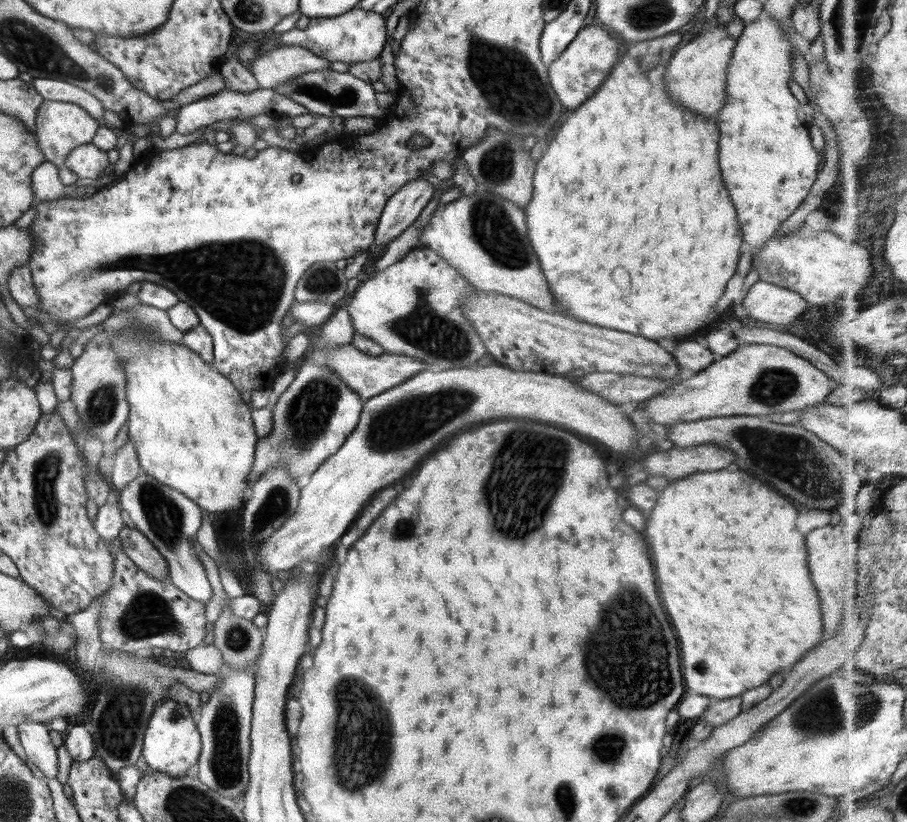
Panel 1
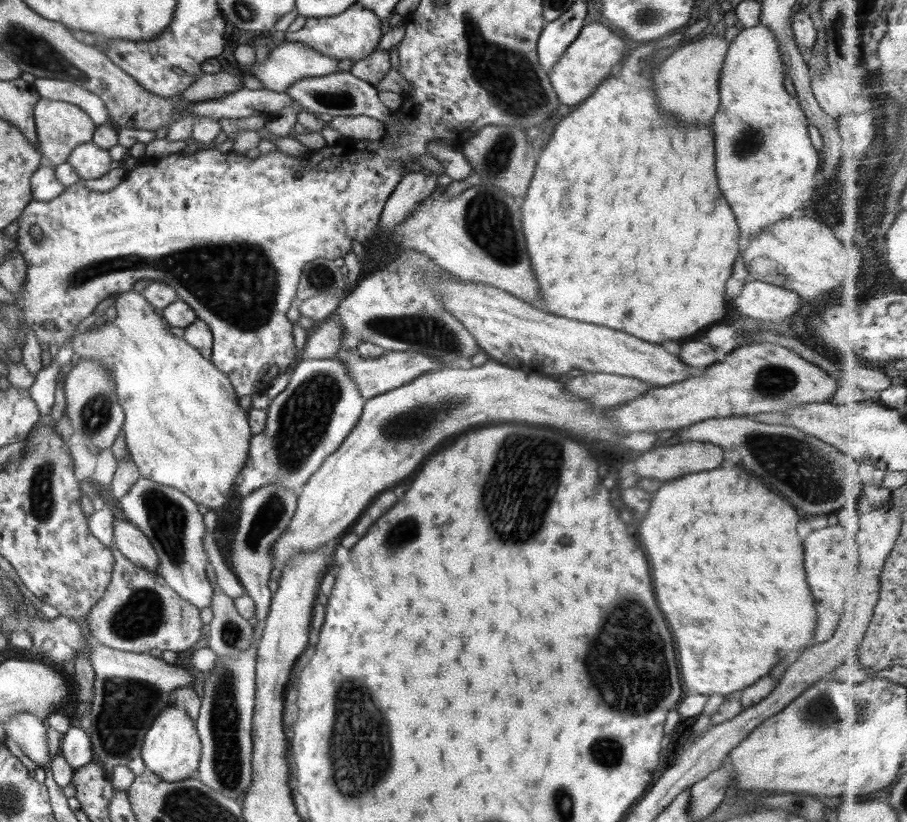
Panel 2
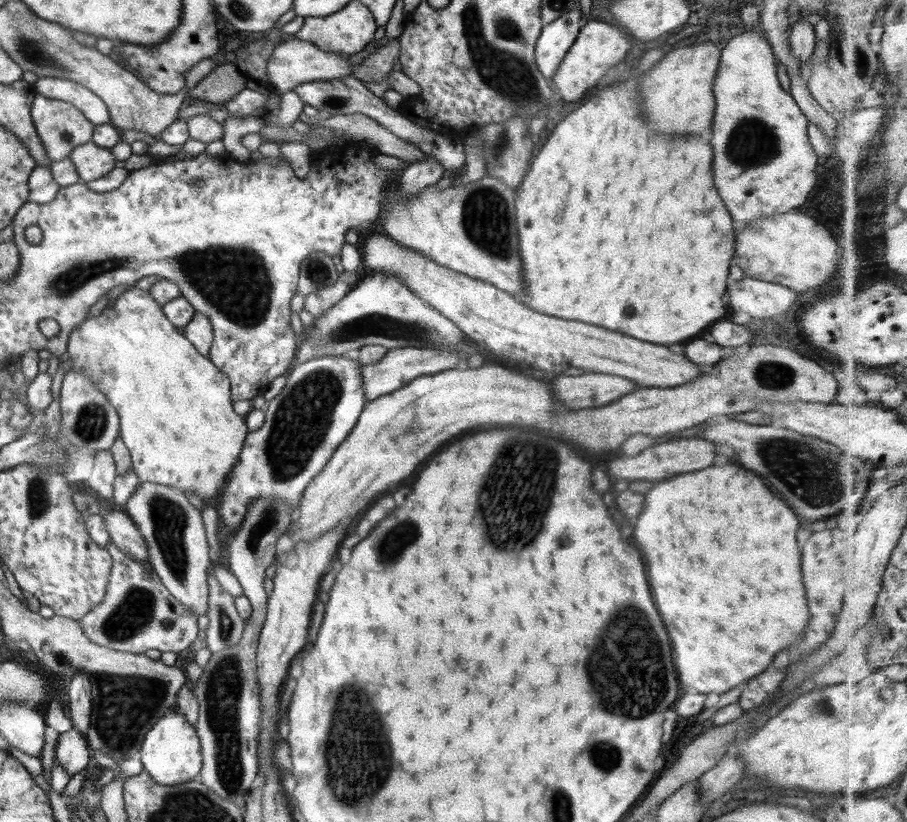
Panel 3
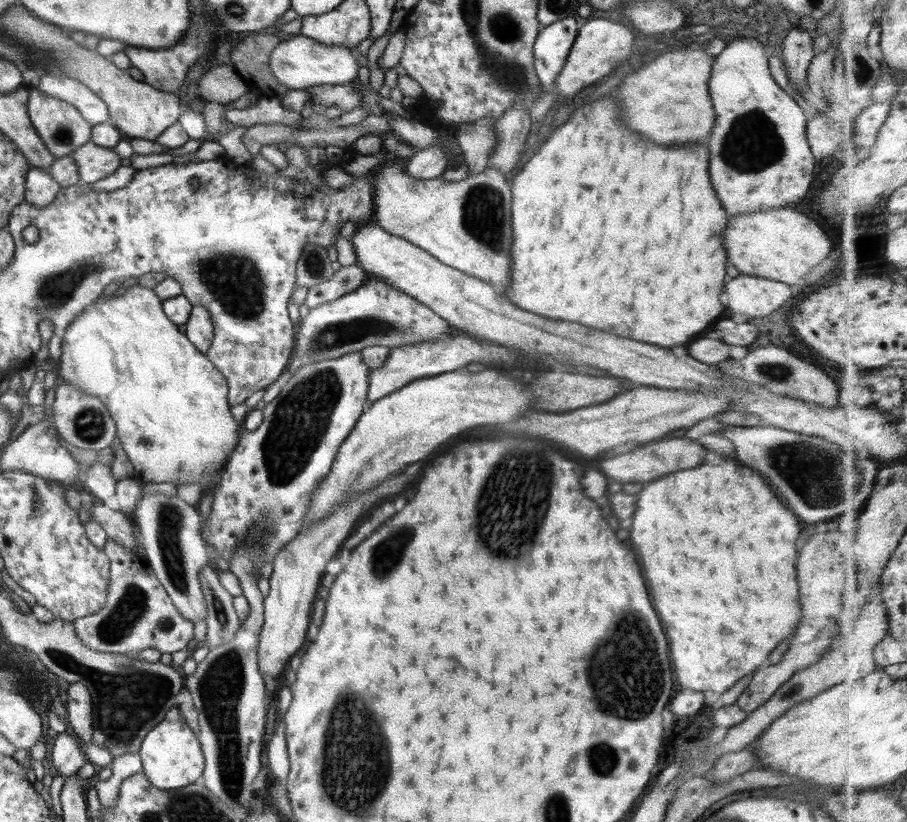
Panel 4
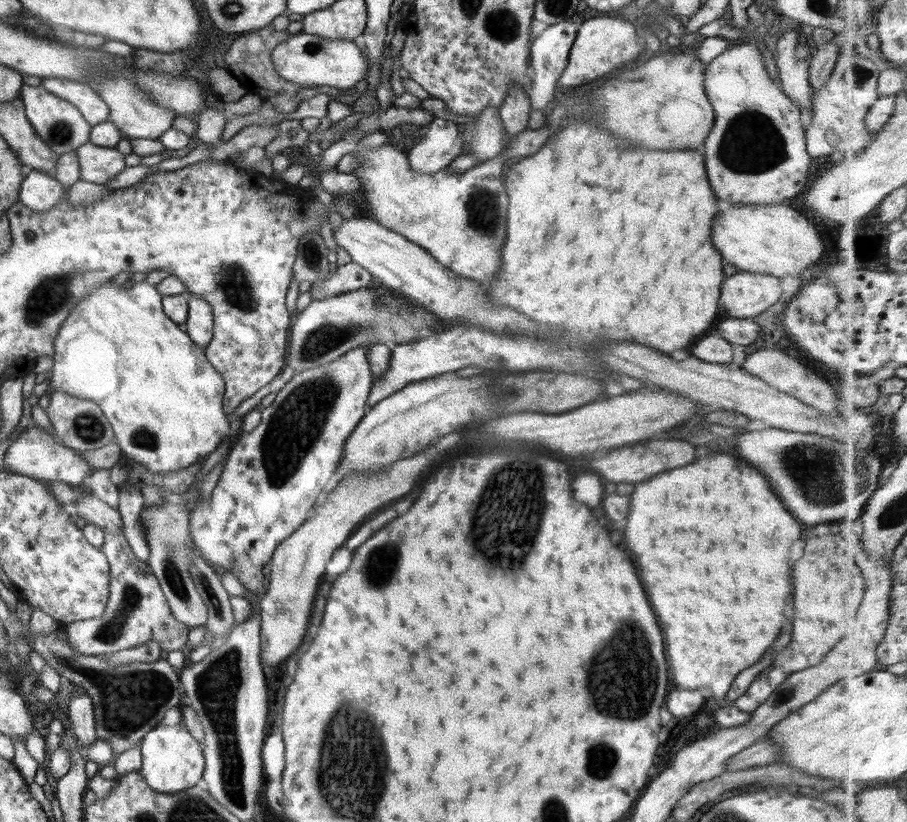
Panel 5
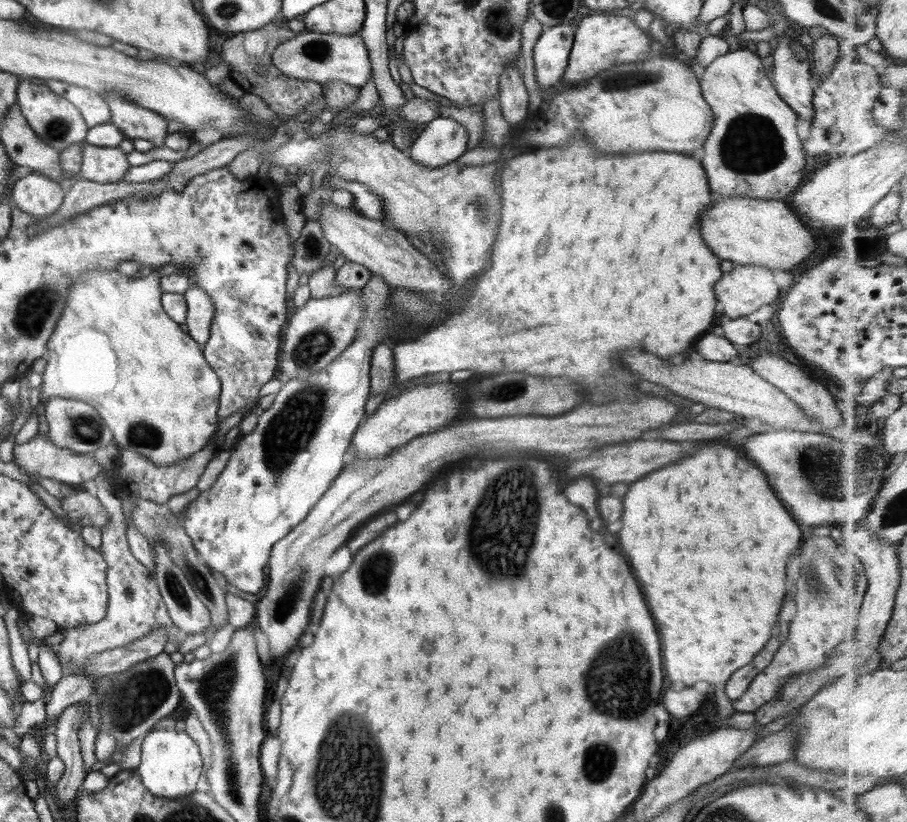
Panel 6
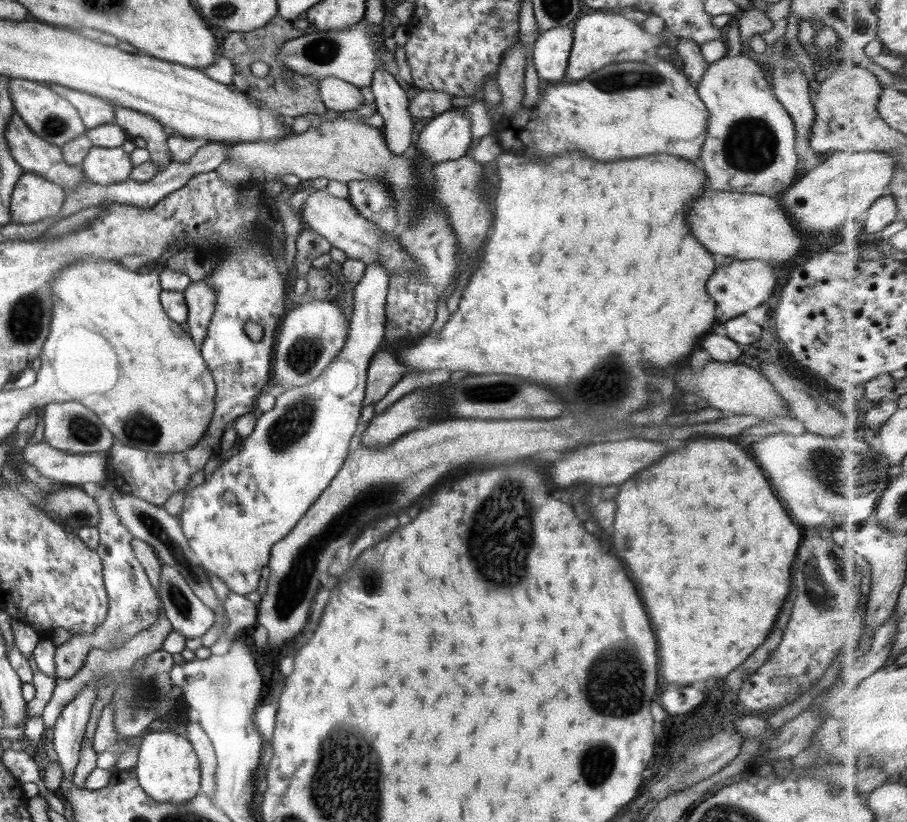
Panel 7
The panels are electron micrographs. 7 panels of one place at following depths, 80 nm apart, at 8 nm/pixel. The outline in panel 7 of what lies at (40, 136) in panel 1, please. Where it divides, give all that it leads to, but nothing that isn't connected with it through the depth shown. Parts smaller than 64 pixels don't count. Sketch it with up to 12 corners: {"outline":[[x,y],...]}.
{"outline":[[10,77],[26,126],[64,146],[87,132],[77,108],[47,84]]}

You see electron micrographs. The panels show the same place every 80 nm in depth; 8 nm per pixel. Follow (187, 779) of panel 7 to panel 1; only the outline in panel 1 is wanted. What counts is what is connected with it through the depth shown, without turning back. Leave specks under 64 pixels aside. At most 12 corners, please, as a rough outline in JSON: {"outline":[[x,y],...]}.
{"outline":[[187,704],[153,710],[141,752],[149,770],[186,775],[201,734]]}

